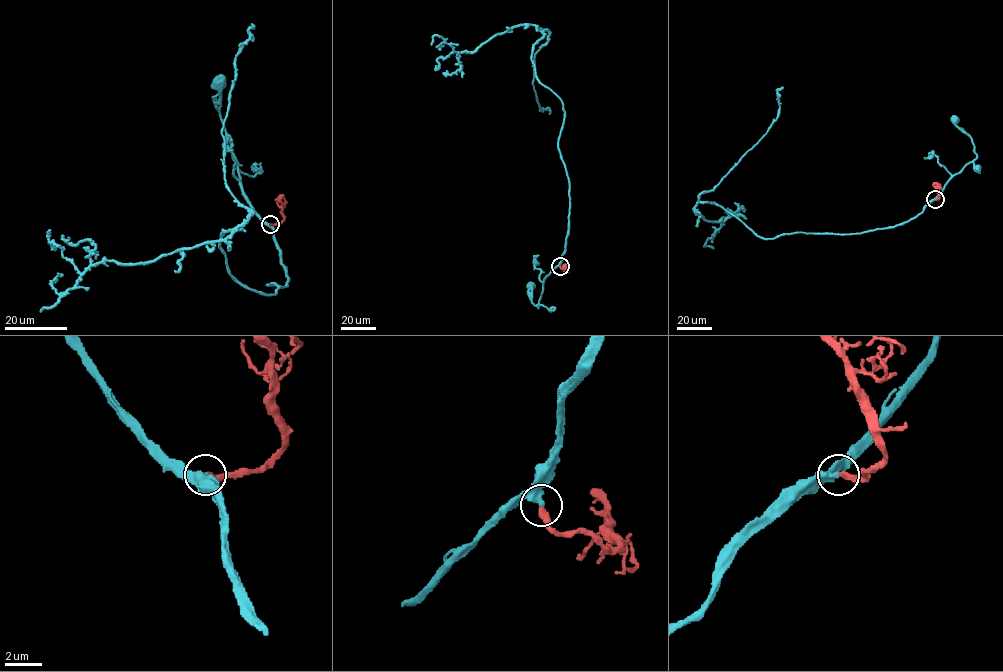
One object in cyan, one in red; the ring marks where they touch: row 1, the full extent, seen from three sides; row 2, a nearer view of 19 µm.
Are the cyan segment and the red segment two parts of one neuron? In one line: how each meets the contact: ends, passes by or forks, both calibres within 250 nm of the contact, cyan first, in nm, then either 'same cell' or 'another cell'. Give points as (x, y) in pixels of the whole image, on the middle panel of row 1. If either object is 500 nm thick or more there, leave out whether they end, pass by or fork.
cyan passes by | red ends | 360/300 nm | same cell

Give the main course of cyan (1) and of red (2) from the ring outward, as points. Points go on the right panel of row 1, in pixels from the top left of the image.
1: (935, 199), (945, 184), (977, 157), (971, 138), (955, 124), (958, 119), (955, 119)
2: (935, 199), (939, 198), (936, 184), (940, 185)

